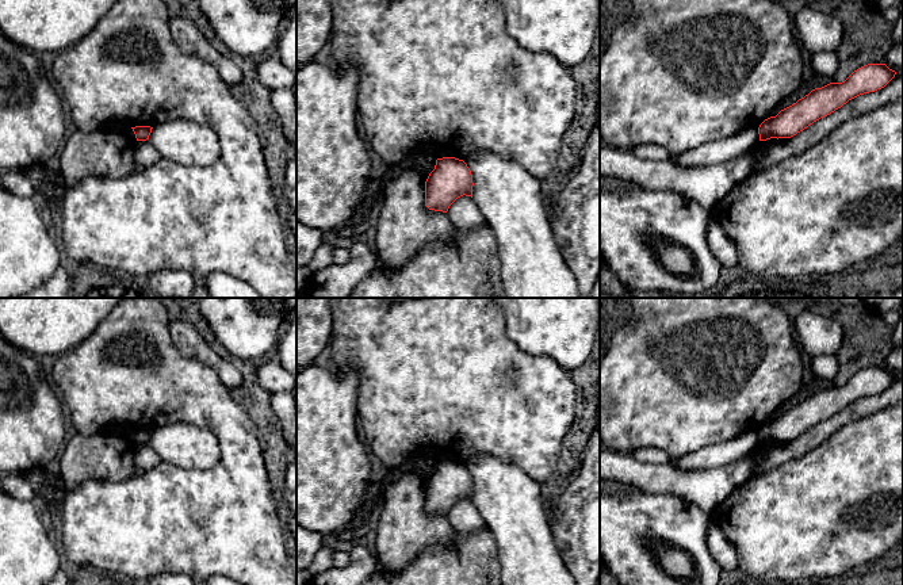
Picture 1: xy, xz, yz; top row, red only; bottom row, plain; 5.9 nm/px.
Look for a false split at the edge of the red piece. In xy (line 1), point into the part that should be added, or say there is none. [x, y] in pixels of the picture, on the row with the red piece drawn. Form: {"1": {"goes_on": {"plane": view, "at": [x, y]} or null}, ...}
{"1": {"goes_on": null}}

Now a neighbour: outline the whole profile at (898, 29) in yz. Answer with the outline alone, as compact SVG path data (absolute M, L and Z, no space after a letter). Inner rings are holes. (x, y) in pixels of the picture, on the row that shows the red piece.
M903 0L900 1L898 8L899 8L899 19L892 28L896 45L903 43Z

